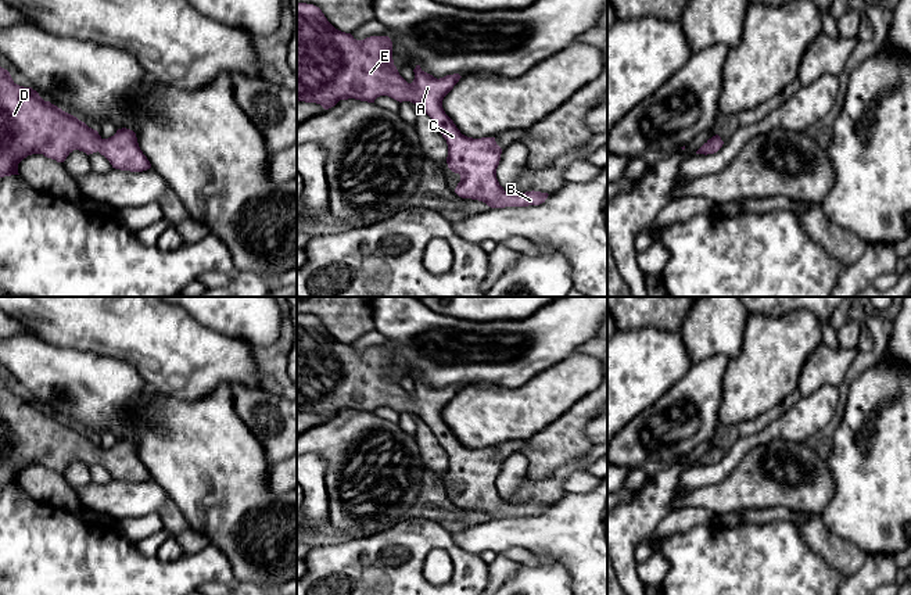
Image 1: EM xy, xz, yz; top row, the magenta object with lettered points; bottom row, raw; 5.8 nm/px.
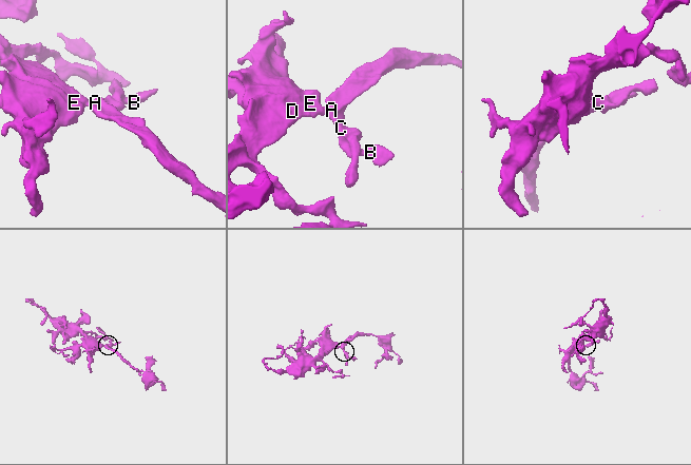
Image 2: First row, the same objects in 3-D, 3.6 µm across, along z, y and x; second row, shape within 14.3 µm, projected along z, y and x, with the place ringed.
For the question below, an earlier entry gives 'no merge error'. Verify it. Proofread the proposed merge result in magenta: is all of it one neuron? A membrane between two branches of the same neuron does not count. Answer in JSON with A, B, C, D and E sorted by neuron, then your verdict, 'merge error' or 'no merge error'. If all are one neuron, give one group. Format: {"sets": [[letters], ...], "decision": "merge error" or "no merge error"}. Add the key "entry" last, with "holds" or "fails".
{"sets": [["A", "B", "C", "D", "E"]], "decision": "no merge error", "entry": "holds"}

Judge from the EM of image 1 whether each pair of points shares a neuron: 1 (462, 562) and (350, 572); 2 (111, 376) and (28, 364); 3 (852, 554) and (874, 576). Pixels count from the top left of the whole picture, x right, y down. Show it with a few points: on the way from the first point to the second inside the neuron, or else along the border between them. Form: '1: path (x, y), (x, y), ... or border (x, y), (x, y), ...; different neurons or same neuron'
1: path (436, 542), (409, 542), (377, 572); same neuron
2: path (90, 376), (54, 376), (49, 373); same neuron
3: border (868, 555), (863, 565), (846, 579); different neurons

